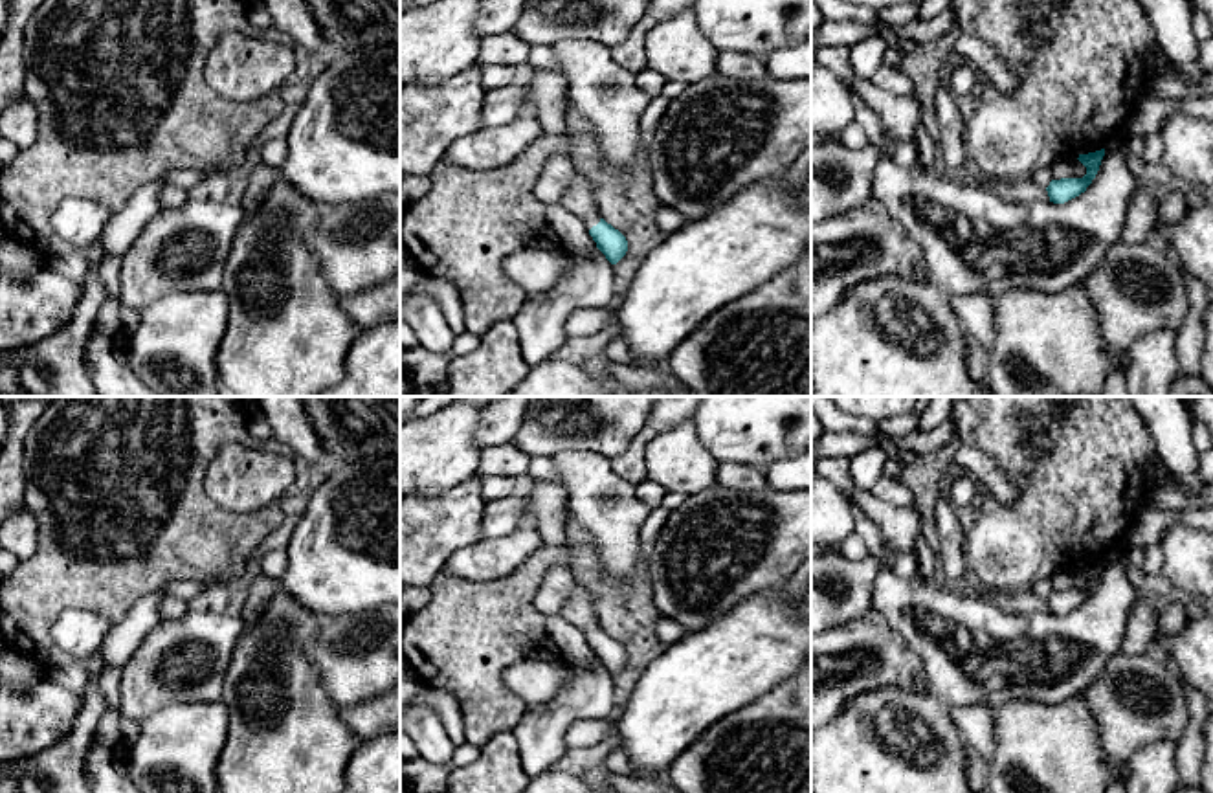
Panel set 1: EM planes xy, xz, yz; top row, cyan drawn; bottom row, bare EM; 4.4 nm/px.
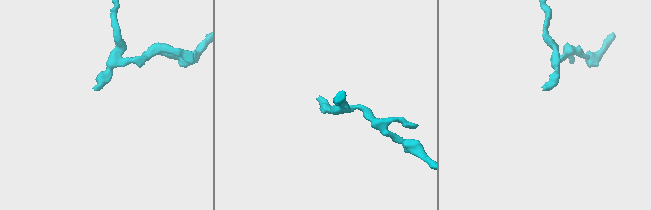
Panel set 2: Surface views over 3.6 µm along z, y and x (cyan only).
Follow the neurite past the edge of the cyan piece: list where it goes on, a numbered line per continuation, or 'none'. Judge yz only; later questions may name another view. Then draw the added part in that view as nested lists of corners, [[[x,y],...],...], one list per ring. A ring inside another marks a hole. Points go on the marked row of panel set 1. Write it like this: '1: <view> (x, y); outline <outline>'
none

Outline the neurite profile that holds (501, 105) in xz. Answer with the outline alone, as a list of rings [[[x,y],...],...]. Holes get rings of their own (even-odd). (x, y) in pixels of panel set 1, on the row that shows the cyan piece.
[[[514,81],[505,88],[486,92],[481,110],[483,127],[499,127],[517,117],[527,92],[529,84],[525,81]]]

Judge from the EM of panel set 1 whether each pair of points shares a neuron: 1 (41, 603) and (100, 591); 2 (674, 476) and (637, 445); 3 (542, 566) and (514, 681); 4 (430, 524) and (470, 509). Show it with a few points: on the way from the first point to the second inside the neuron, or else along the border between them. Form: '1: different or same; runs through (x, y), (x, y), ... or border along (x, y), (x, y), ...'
1: same; runs through (55, 591), (85, 591)
2: different; border along (678, 423), (650, 441), (646, 478)
3: different; border along (525, 658), (505, 672), (505, 685), (529, 703)
4: same; runs through (439, 524), (448, 522), (461, 509)

